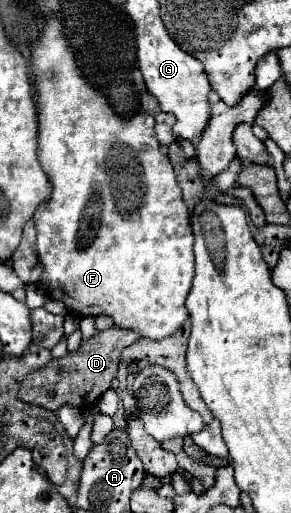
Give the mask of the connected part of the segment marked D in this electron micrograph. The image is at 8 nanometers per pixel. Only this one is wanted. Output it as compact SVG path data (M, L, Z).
M115 325L105 331L95 331L95 335L91 339L83 341L75 351L71 351L59 359L51 359L45 367L29 373L21 381L17 397L23 403L39 405L39 407L55 411L55 413L63 405L79 407L81 411L89 411L89 407L93 407L99 401L99 397L111 387L111 381L117 375L121 351L127 345L135 343L137 339L139 339L139 335L131 333L131 329L115 329Z

